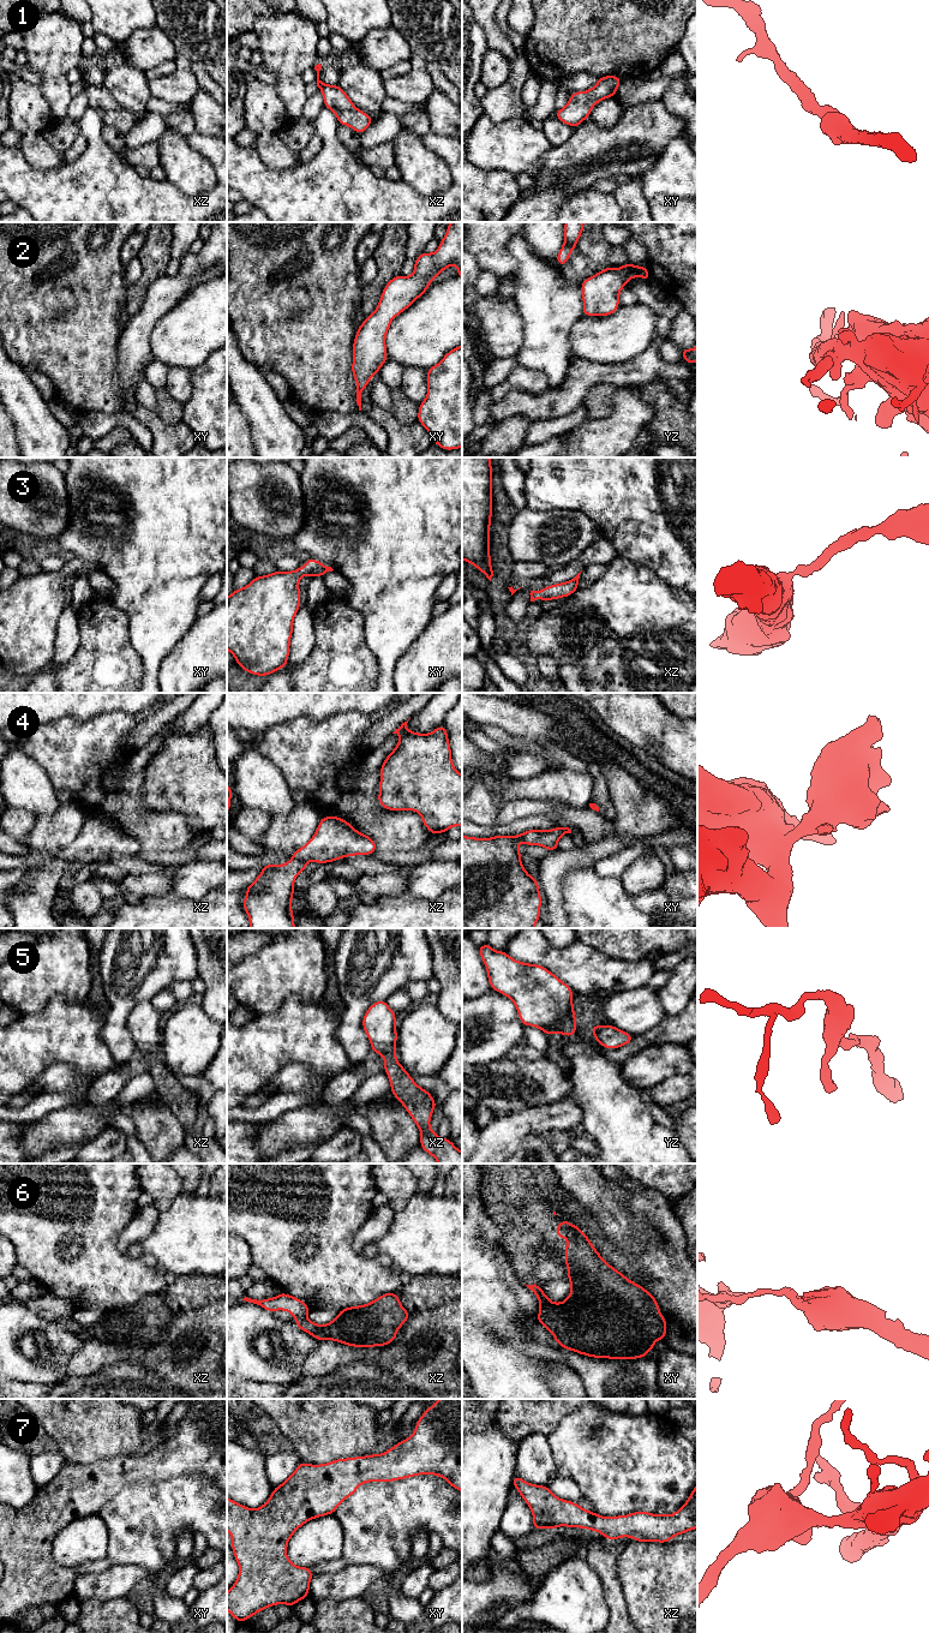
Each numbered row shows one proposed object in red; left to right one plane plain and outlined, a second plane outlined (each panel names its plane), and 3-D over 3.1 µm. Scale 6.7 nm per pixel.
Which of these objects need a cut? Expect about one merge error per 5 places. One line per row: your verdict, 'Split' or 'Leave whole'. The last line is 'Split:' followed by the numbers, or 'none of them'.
1: Leave whole
2: Leave whole
3: Leave whole
4: Leave whole
5: Leave whole
6: Split
7: Leave whole
Split: 6

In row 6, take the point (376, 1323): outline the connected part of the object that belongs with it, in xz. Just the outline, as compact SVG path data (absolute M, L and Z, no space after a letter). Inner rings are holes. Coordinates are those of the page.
M386 1292L374 1300L341 1309L326 1324L317 1324L307 1316L295 1317L296 1327L316 1340L334 1340L352 1347L380 1347L391 1344L397 1330L410 1317L398 1294Z

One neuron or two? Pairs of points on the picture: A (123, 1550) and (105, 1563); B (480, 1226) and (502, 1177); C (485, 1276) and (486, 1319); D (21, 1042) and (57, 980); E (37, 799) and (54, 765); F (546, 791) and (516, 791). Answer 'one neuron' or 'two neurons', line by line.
A: two neurons
B: two neurons
C: one neuron
D: two neurons
E: two neurons
F: one neuron

